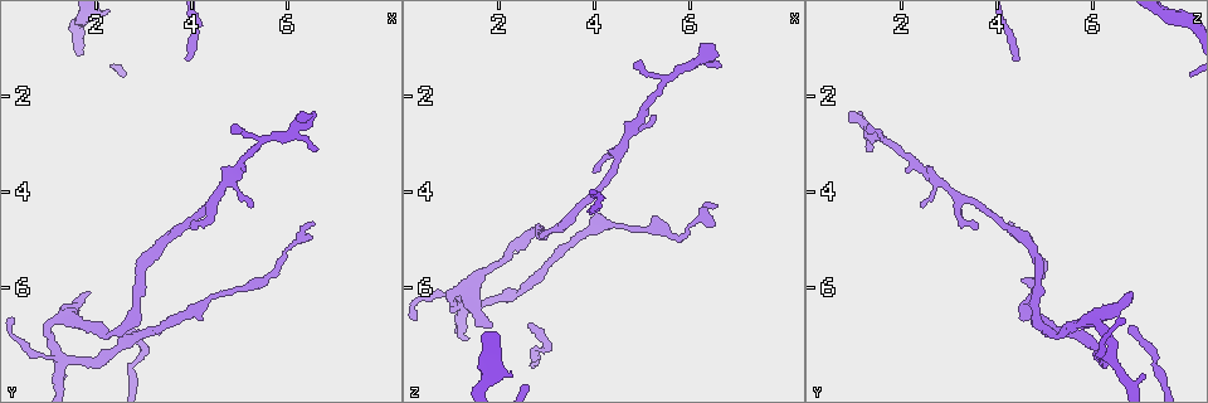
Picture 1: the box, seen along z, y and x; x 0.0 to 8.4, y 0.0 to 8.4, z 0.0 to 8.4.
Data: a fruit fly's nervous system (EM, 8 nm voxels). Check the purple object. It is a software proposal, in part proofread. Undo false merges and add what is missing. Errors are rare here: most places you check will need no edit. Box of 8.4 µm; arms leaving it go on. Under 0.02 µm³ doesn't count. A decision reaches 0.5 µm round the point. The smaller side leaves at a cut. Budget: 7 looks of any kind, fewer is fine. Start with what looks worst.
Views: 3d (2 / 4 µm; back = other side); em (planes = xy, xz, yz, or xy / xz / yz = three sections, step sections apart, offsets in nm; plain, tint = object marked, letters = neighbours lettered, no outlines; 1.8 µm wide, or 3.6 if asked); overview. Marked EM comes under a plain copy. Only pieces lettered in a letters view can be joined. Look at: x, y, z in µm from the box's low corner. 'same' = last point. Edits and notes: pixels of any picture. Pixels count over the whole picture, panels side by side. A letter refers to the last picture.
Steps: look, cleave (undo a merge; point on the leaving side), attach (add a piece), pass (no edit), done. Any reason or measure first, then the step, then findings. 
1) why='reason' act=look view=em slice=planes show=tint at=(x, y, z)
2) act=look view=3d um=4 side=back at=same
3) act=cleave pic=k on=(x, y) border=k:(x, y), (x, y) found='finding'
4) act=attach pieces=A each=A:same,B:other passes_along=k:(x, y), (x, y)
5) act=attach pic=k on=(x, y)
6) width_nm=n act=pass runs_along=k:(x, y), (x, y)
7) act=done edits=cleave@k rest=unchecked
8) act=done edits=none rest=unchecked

why='narrows sharply' act=look view=3d um=2 at=(5.10, 6.00, 4.80)

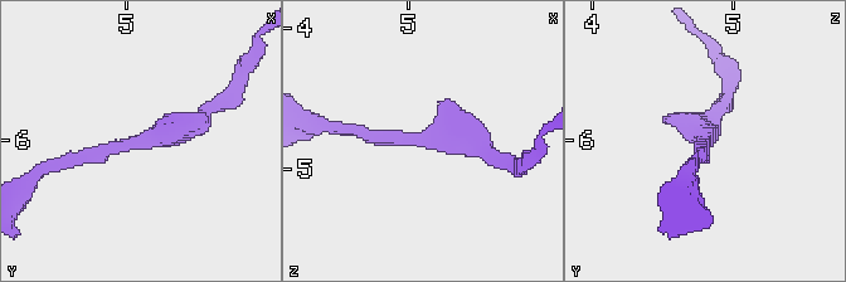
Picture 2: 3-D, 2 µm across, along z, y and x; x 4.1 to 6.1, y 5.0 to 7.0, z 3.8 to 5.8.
act=look view=em slice=xy step=8 show=letters at=(5.06, 6.04, 4.76)

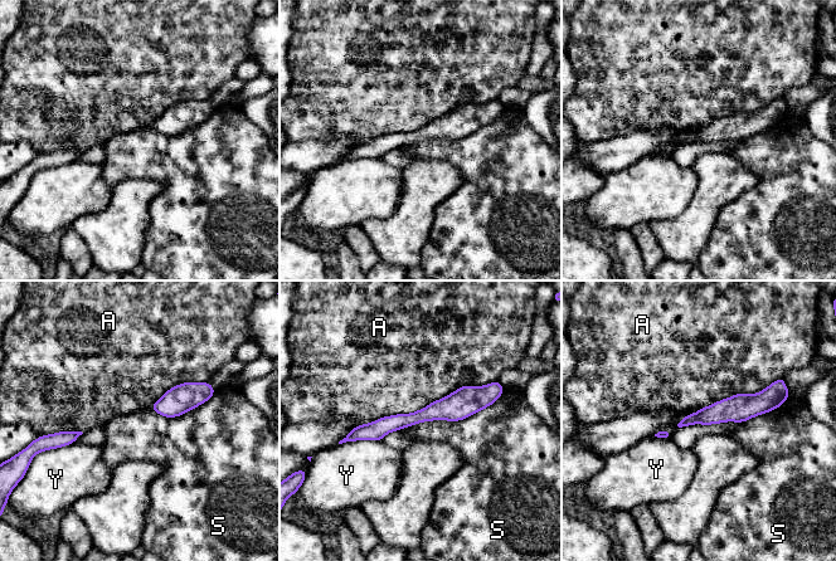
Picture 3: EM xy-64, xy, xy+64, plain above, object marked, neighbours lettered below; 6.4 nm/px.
act=pass each=A:other,S:other,Y:other border=3:(502, 391), (465, 418), (402, 429) found='continuous, no second cell'

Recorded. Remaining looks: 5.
why='an open end' act=look view=em slice=xz step=8 show=letters at=(1.80, 6.10, 6.70)

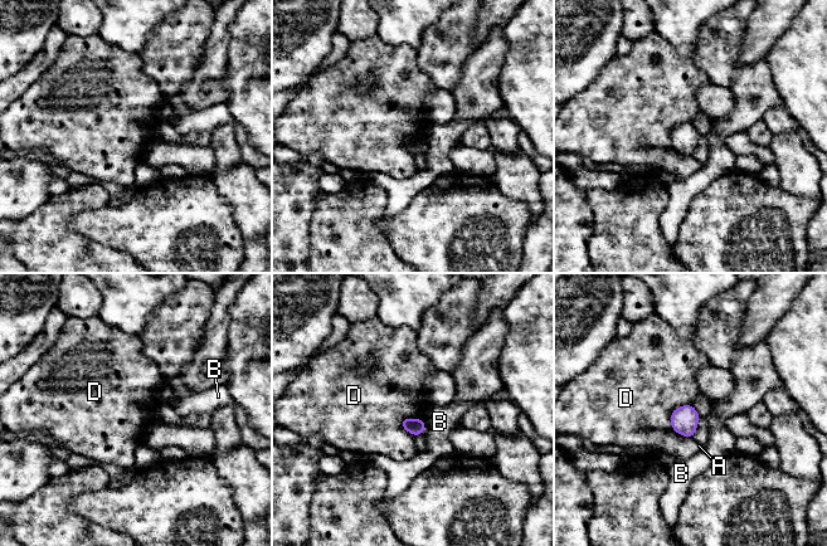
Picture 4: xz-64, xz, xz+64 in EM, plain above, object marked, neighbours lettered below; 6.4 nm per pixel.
act=look view=em slice=planes show=letters at=same

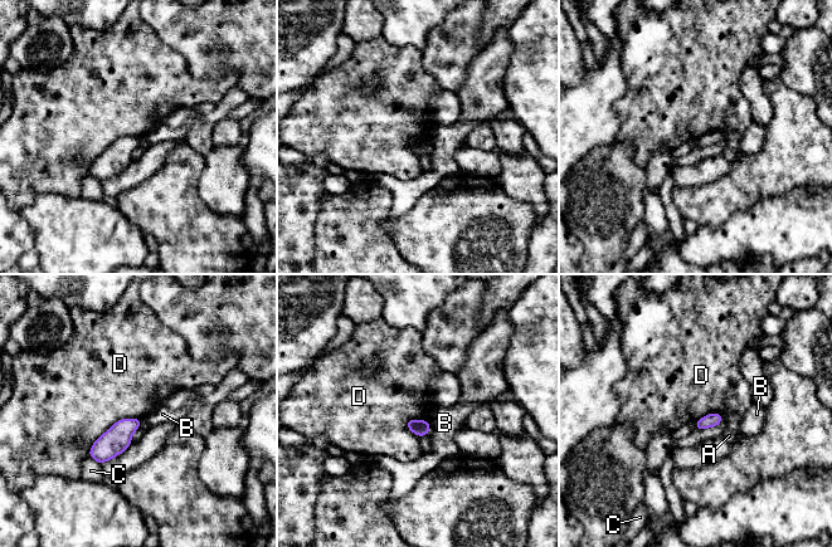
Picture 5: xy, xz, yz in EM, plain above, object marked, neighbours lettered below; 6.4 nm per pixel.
act=pass each=A:other,B:other,C:other,D:other border=5:(140, 418), (115, 421), (87, 454) found='none of them fits'

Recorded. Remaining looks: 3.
act=look view=em slice=xy step=8 show=tint at=(6.30, 2.35, 0.85)

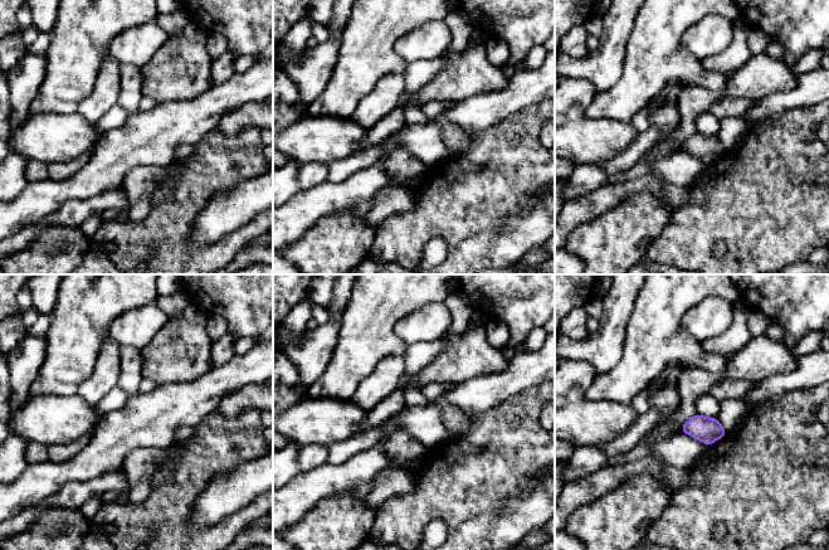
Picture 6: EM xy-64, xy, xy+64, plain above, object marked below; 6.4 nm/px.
act=look view=em slice=planes show=letters at=same

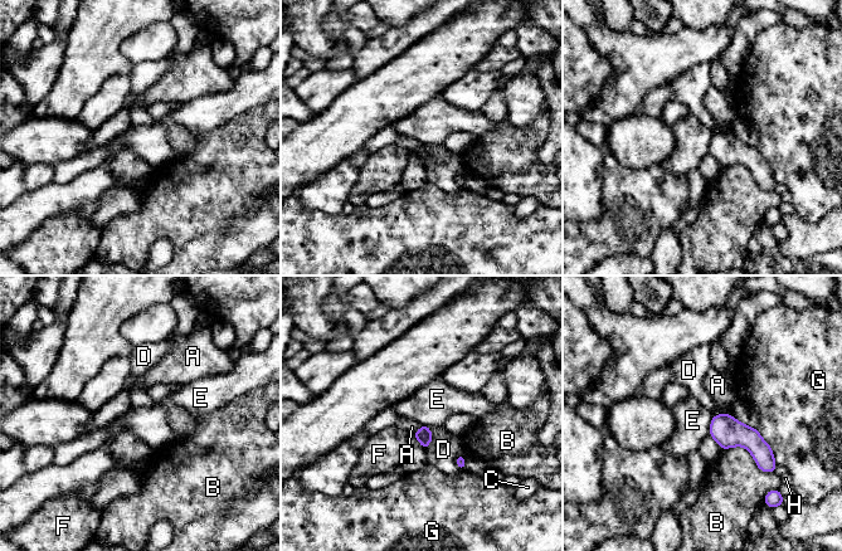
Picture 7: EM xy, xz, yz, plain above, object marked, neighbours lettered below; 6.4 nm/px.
width_nm=100 act=pass each=A:other,B:other,C:other,D:other,E:other,F:other,G:other,H:other border=7:(712, 417), (709, 424), (709, 434) found='no lettered piece goes on from it'

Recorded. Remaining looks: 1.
act=done edits=none rest=unchecked

